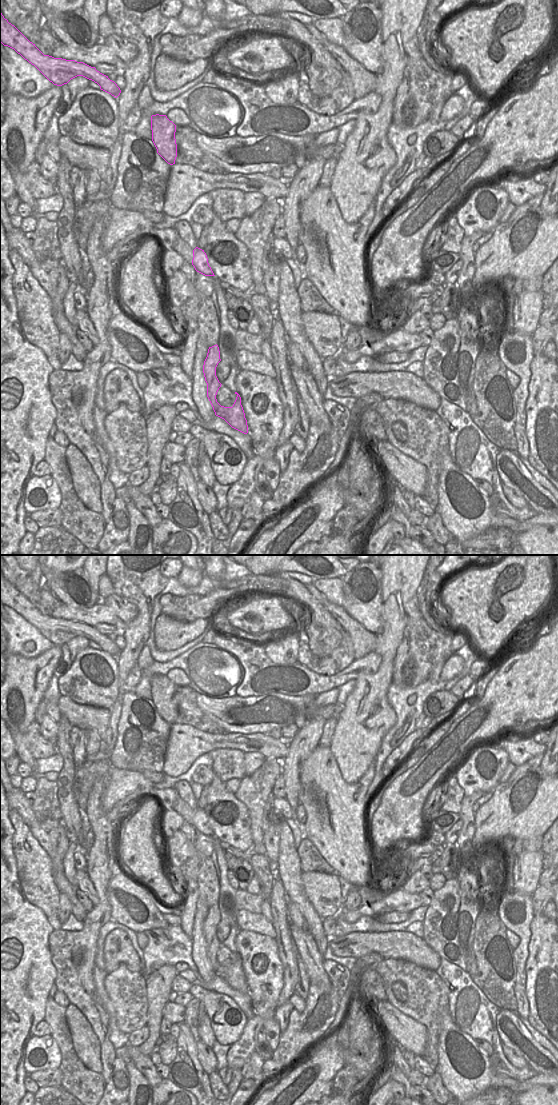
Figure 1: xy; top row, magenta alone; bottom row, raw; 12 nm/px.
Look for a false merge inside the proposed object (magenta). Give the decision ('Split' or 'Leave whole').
Split.

